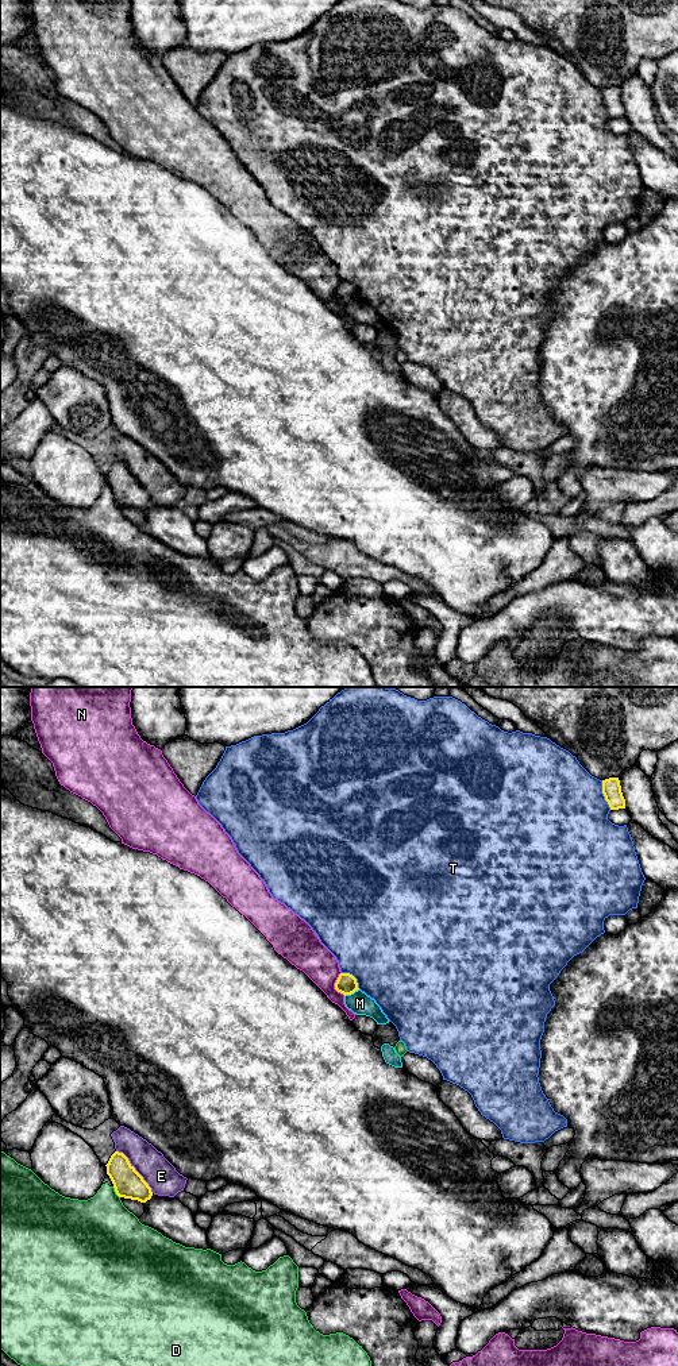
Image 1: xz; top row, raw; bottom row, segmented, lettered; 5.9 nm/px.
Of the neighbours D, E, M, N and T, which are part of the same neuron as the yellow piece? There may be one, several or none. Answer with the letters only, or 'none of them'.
none of them

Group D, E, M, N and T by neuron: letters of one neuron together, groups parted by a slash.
D / E / M / N / T

